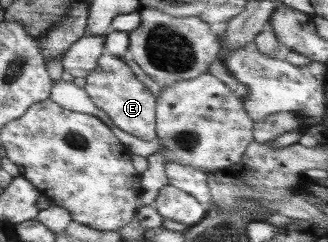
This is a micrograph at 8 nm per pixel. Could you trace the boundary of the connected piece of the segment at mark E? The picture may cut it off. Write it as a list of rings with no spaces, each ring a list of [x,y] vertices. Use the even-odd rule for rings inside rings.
[[[104,52],[98,59],[96,68],[93,68],[85,78],[85,91],[91,96],[94,104],[102,109],[118,128],[142,140],[154,140],[157,137],[157,98],[136,79],[136,75],[127,63],[118,59],[116,55],[108,55]]]

